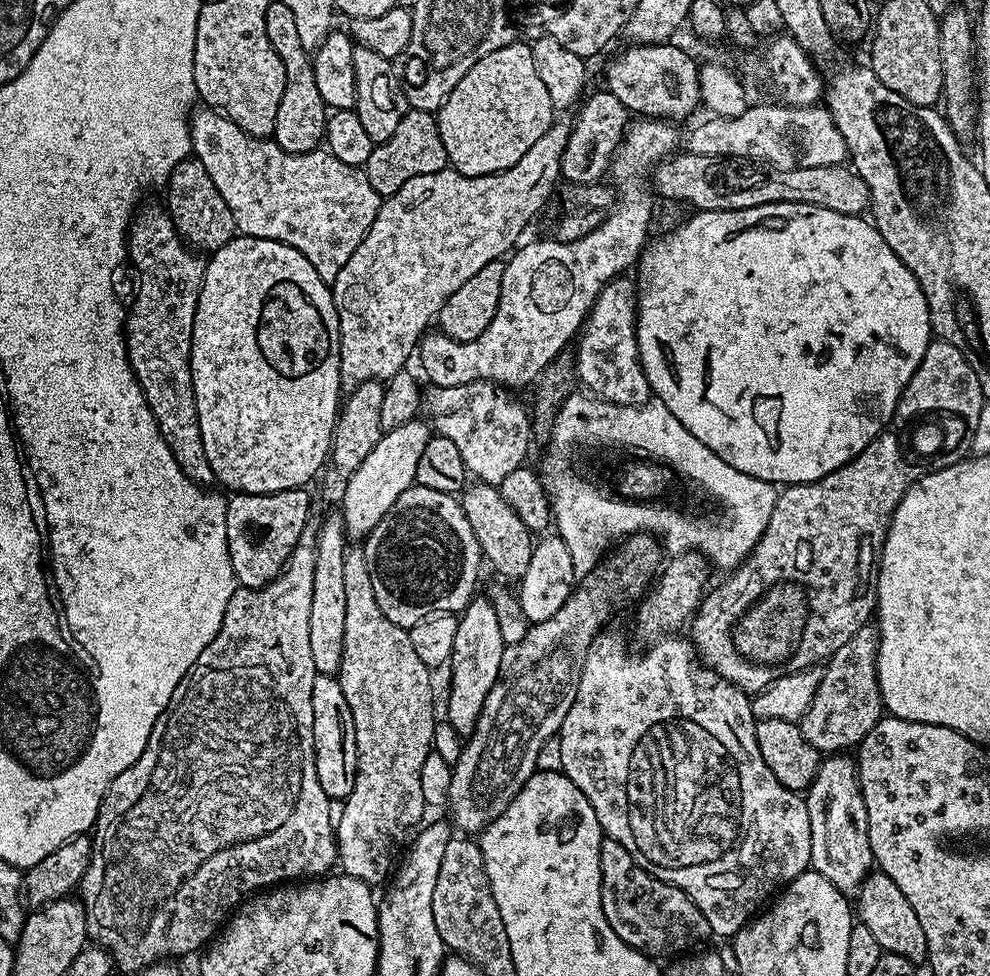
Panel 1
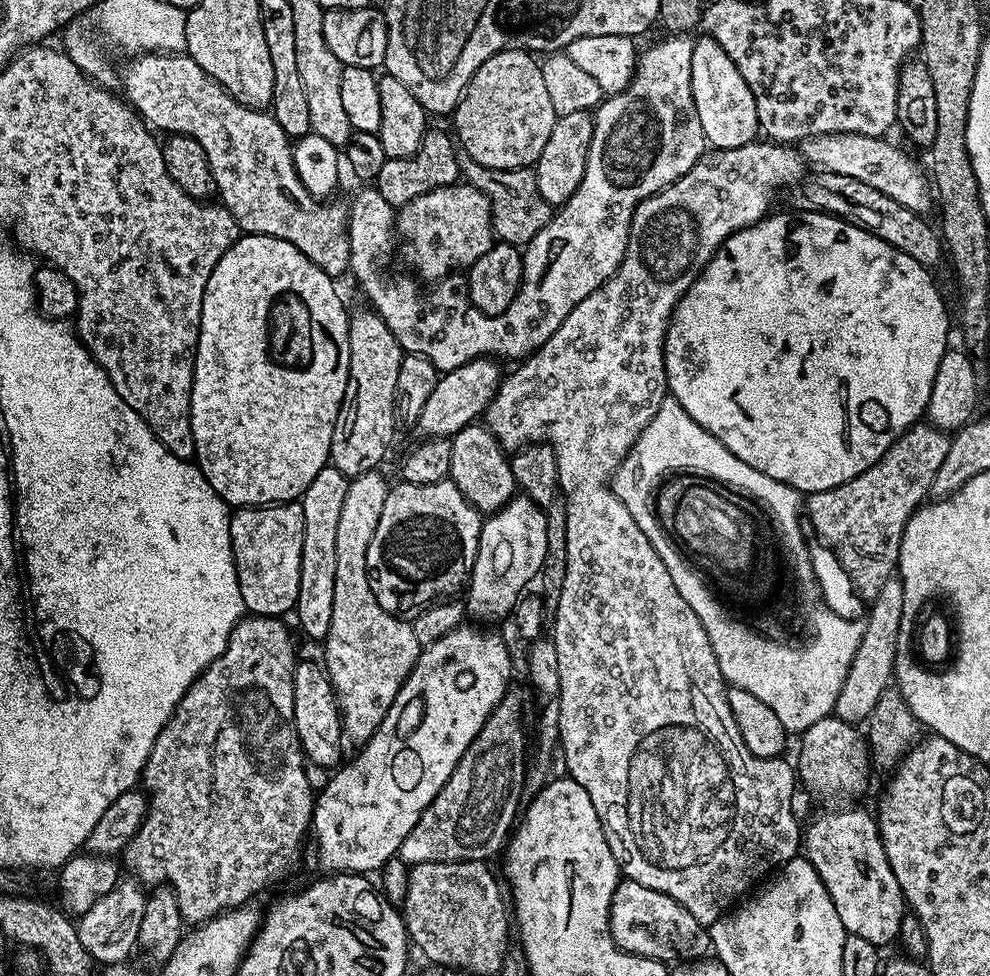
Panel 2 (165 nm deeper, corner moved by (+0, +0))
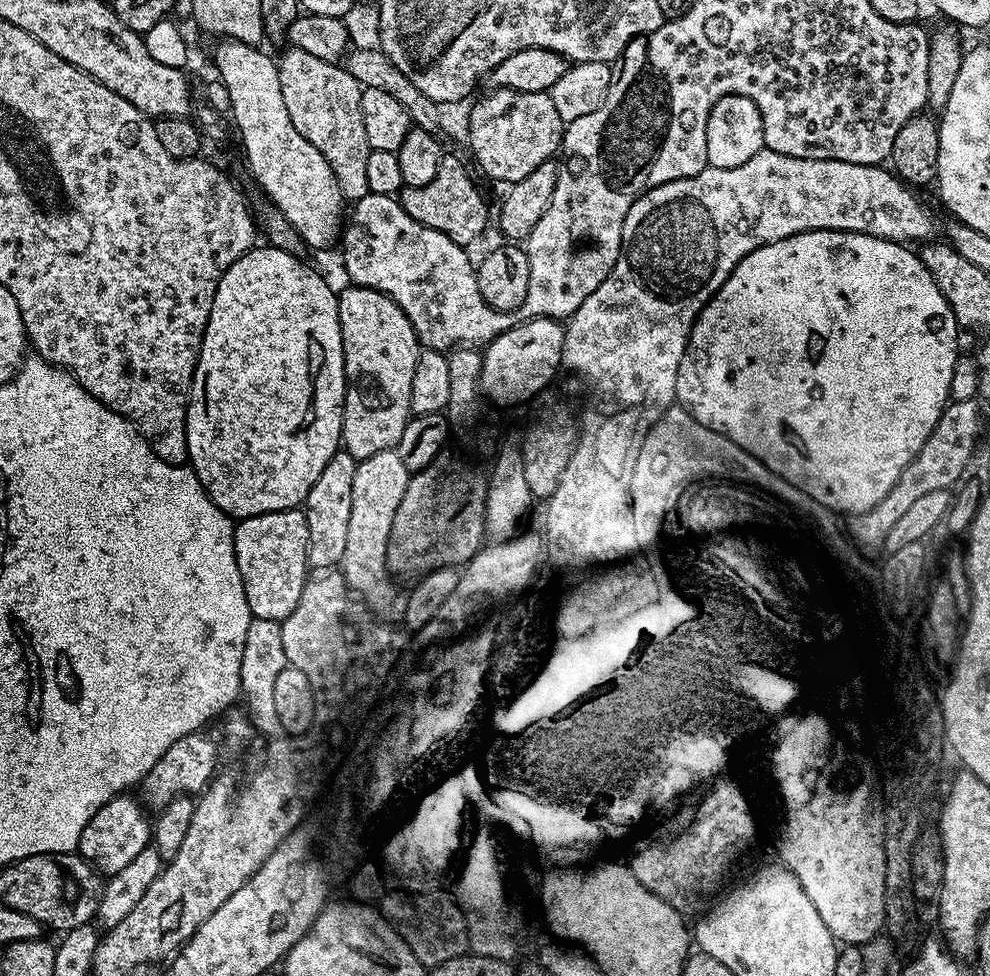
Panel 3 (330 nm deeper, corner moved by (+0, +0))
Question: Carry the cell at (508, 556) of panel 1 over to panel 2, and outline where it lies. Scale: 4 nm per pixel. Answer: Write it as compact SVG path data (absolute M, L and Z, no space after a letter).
M473 422L458 430L450 437L449 477L462 490L462 494L471 502L477 512L494 514L506 506L517 495L516 479L509 453L500 445L500 439L487 426Z

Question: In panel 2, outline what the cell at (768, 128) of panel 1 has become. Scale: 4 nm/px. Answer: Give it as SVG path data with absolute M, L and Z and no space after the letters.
M849 132L822 134L803 141L798 151L809 165L825 172L858 178L858 182L866 182L866 186L882 190L886 198L894 198L894 202L906 206L906 210L928 214L928 211L934 208L934 188L925 169L921 165L920 169L898 145L891 144L888 138Z

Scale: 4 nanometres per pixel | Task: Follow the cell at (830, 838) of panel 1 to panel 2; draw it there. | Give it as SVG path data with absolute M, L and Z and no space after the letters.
M835 714L823 716L814 726L810 726L799 737L800 768L798 764L798 780L812 792L820 796L860 796L868 788L868 768L870 769L870 753L865 733L857 725L848 724L837 718Z

